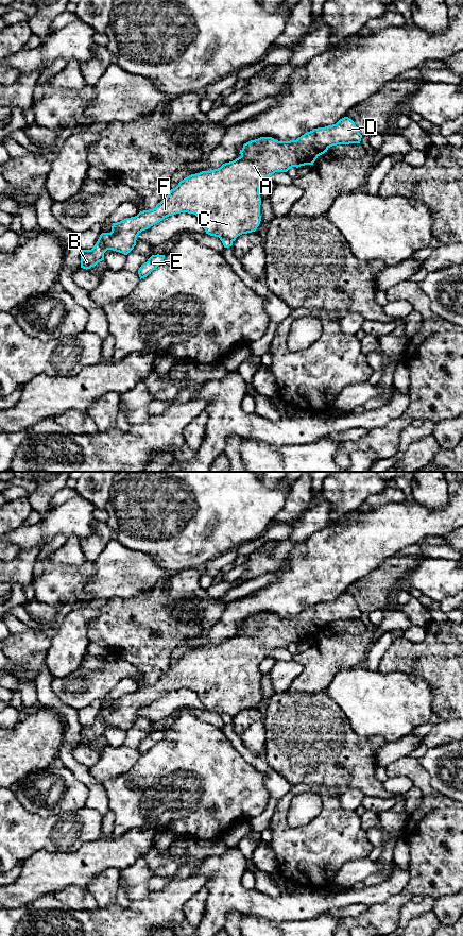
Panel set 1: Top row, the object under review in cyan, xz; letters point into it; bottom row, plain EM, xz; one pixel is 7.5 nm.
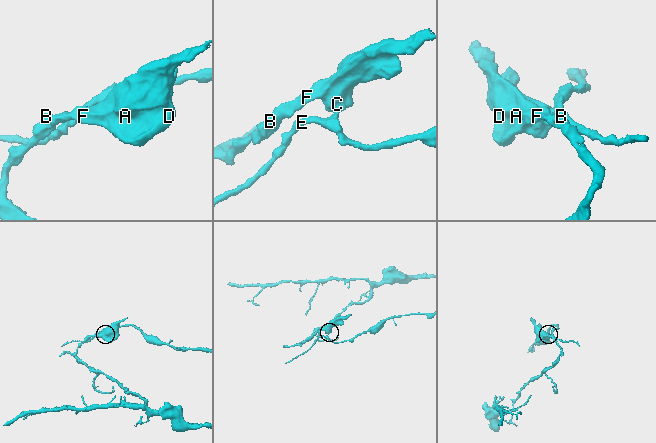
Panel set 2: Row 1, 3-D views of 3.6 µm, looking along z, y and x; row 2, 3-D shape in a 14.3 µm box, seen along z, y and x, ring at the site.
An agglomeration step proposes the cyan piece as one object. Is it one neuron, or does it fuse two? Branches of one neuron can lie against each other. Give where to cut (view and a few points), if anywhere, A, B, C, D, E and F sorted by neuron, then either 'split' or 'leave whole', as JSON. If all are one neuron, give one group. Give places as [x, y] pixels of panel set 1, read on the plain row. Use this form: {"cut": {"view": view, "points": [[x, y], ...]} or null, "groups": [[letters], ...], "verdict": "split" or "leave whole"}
{"cut": {"view": "xz", "points": [[220, 713], [225, 713], [232, 717]]}, "groups": [["A", "B", "C", "D", "F"], ["E"]], "verdict": "split"}

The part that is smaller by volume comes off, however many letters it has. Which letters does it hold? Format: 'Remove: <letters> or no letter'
Remove: E

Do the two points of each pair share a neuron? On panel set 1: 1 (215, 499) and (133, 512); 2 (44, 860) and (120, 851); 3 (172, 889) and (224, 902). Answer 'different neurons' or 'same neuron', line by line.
1: same neuron
2: same neuron
3: different neurons

